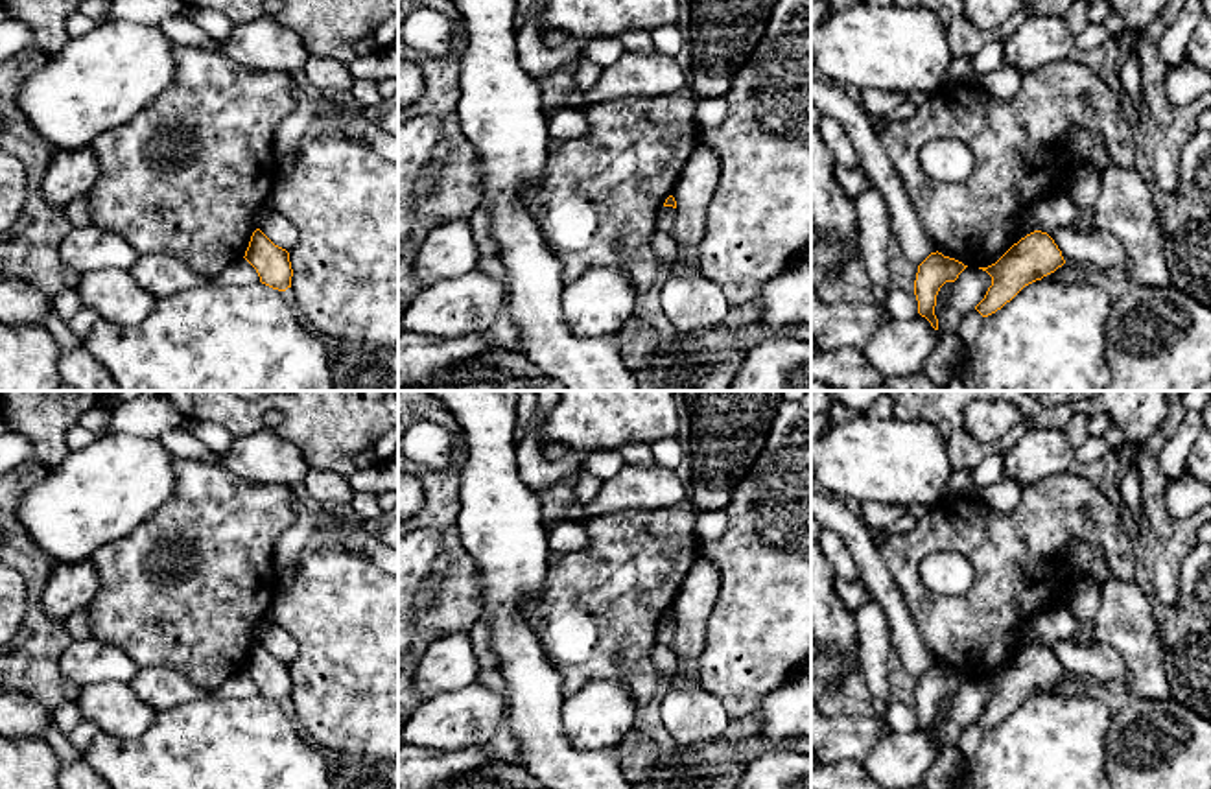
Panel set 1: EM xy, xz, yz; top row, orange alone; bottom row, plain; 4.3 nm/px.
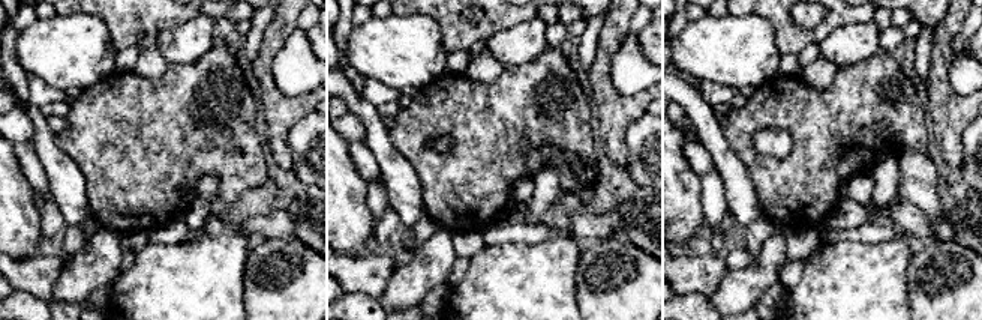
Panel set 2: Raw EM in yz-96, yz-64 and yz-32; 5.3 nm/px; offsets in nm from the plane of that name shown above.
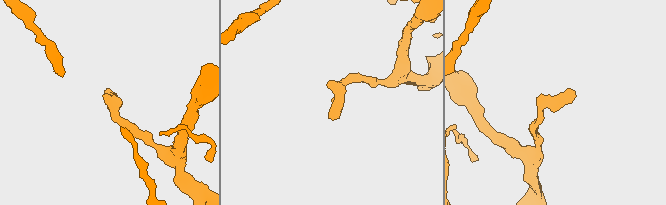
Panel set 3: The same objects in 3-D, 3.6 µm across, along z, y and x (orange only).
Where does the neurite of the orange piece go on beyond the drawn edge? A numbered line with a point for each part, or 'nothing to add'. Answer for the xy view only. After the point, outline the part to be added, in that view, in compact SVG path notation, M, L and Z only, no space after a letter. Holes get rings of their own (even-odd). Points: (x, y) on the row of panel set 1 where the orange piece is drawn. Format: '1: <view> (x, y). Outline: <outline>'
nothing to add

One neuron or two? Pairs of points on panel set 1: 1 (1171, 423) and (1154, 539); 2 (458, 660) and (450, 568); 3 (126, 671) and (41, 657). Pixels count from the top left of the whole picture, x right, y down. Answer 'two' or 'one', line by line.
1: one
2: two
3: two

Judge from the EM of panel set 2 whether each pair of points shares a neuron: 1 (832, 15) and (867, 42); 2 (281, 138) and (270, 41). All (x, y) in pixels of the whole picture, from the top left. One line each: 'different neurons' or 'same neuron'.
1: different neurons
2: same neuron

